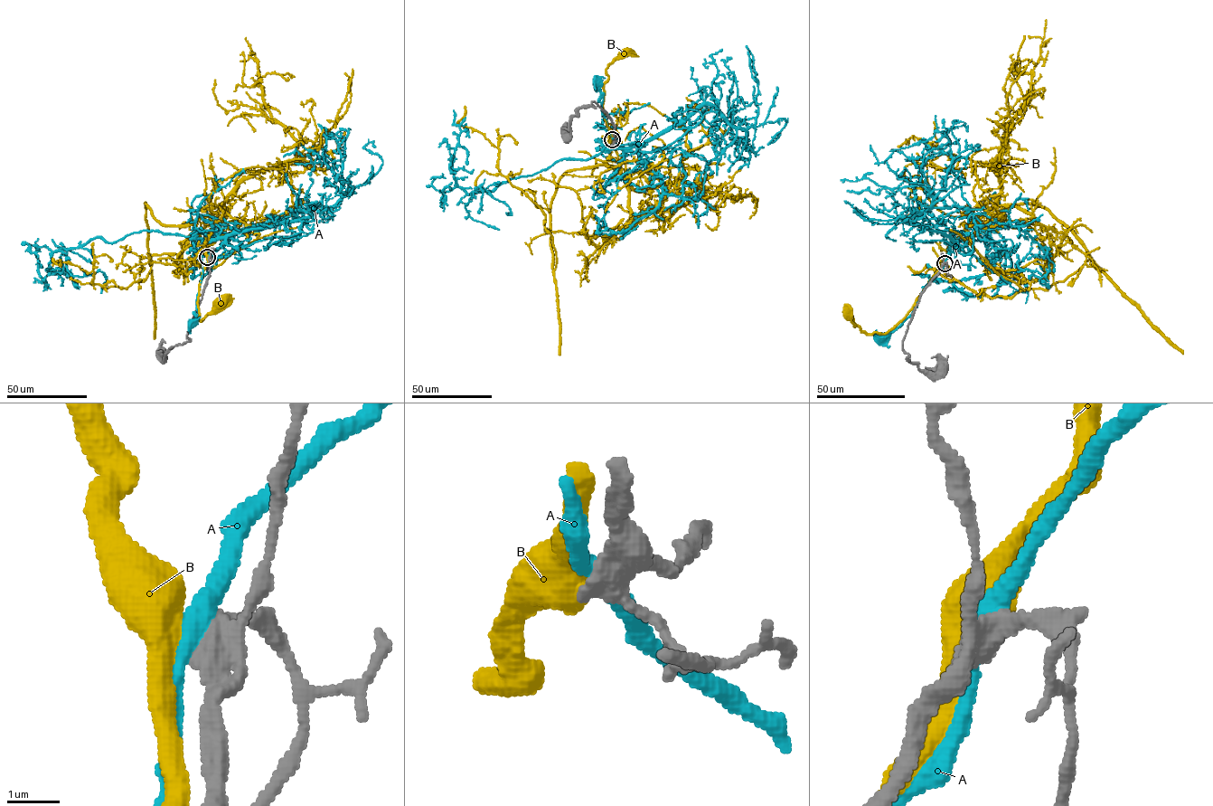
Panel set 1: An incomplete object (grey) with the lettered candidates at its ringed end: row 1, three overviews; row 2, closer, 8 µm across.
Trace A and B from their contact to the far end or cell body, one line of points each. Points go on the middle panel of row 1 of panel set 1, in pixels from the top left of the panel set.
A: (613, 139), (601, 110), (603, 95), (597, 83)
B: (612, 139), (603, 109), (604, 86), (607, 79), (606, 68), (625, 50), (627, 51)

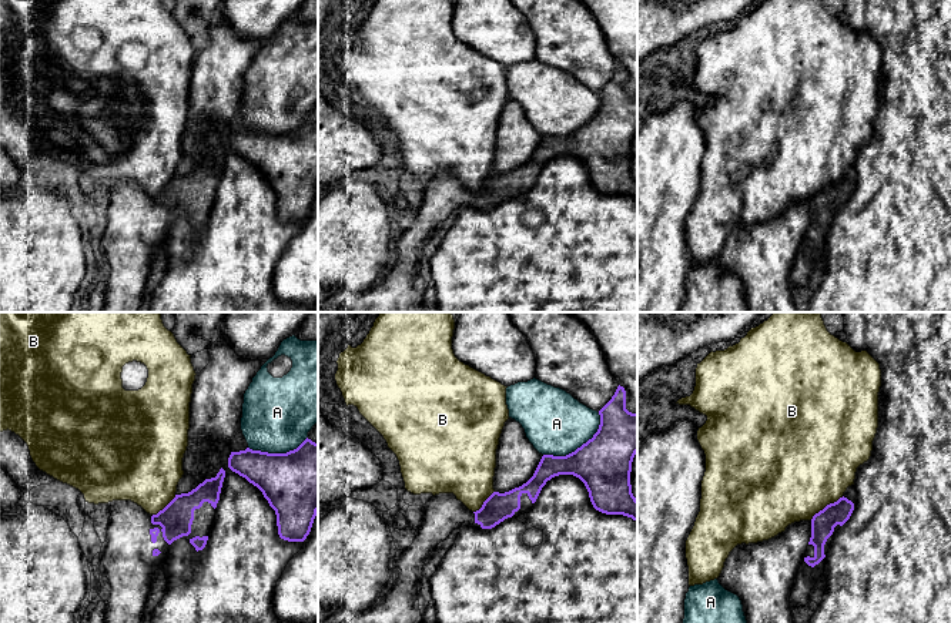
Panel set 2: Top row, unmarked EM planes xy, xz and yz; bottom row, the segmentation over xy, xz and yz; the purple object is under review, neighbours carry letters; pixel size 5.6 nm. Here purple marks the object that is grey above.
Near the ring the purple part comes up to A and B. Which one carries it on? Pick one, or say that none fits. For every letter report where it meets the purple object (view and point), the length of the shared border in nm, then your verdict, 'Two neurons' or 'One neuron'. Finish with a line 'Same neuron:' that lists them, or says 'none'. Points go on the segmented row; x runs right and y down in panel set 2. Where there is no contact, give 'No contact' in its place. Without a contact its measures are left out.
A: Touches purple at xz (581, 446). Shared border 400 nm. Two neurons
B: Touches purple at yz (827, 505). Shared border 240 nm. Two neurons
Same neuron: none

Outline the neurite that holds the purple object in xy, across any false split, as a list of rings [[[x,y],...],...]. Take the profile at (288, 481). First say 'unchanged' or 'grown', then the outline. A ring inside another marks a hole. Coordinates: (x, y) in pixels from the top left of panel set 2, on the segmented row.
unchanged; [[[305,439],[287,453],[231,452],[228,468],[257,486],[275,510],[278,535],[304,542],[318,512],[318,443]]]

